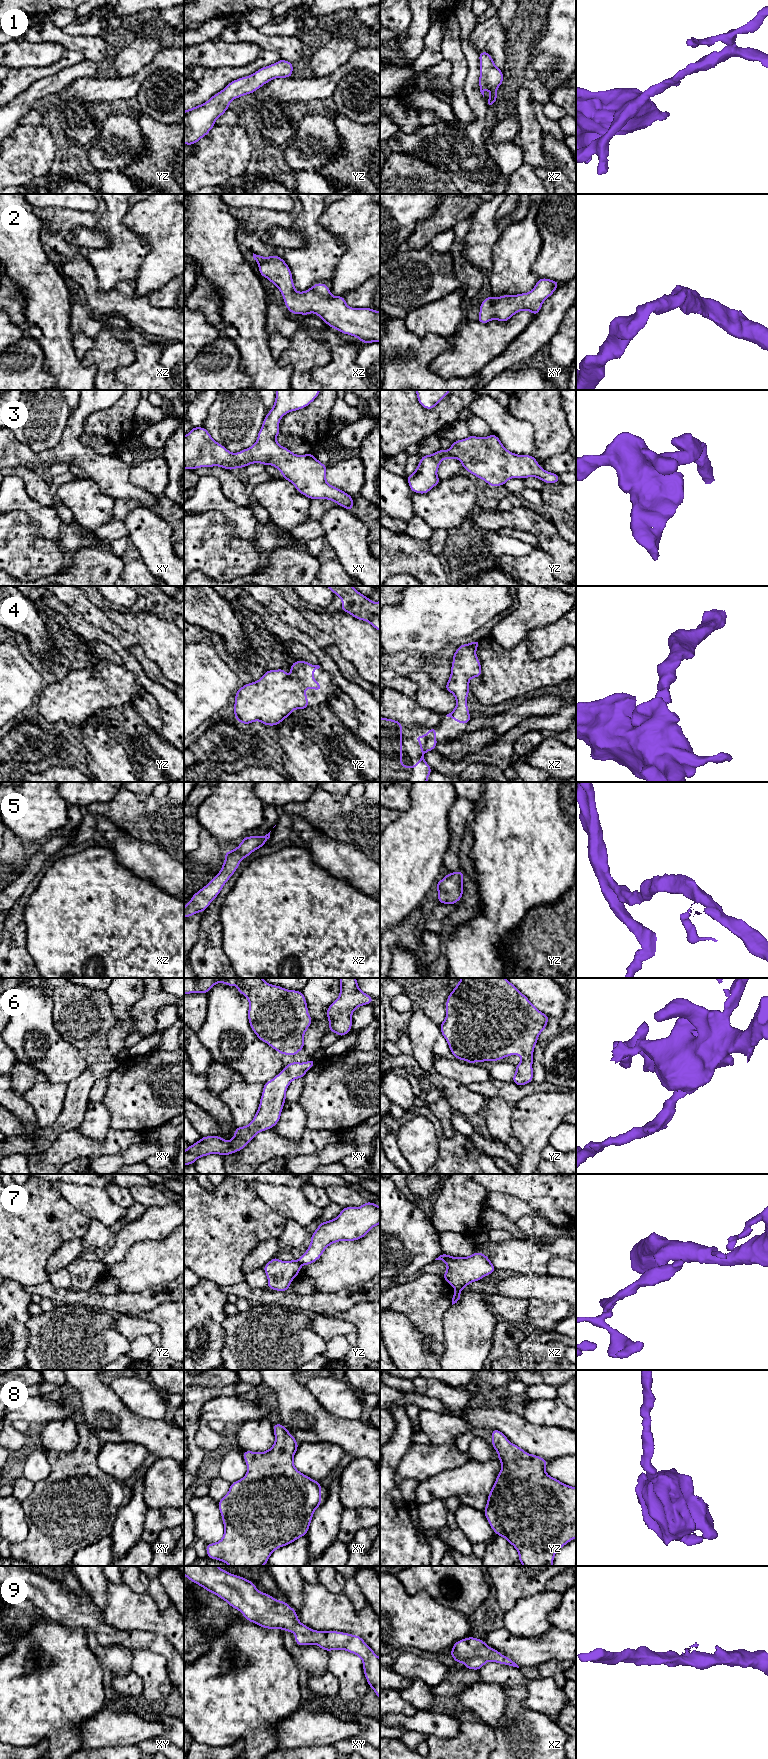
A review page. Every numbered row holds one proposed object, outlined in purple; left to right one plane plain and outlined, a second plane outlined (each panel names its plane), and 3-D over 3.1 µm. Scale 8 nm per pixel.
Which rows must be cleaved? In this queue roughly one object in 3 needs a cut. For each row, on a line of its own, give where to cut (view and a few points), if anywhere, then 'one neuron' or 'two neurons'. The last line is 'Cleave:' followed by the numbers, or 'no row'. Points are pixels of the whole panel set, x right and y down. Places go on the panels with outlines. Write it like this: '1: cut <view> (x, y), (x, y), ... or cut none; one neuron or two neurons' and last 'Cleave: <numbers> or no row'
1: cut none; one neuron
2: cut none; one neuron
3: cut none; one neuron
4: cut none; one neuron
5: cut none; one neuron
6: cut none; one neuron
7: cut xz (455, 1288), (459, 1291); two neurons
8: cut none; one neuron
9: cut none; one neuron
Cleave: 7

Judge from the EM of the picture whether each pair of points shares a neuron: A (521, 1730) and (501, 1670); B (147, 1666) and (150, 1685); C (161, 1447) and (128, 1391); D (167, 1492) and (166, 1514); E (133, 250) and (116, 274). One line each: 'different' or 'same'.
A: same
B: same
C: different
D: different
E: same

